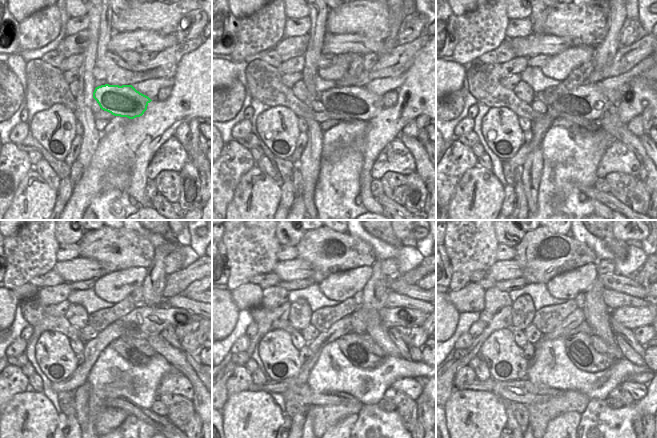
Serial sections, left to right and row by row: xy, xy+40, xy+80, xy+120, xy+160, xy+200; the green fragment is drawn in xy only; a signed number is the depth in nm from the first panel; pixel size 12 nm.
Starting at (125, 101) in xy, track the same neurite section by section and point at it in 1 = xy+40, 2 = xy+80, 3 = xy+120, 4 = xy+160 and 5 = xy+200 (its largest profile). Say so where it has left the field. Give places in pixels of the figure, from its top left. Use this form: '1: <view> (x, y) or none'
1: xy+40 (355, 102)
2: xy+80 (589, 101)
3: xy+120 (143, 322)
4: xy+160 (403, 317)
5: xy+200 (630, 317)

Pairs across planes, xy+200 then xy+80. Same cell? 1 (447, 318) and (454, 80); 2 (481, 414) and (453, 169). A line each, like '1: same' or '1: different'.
1: same
2: different

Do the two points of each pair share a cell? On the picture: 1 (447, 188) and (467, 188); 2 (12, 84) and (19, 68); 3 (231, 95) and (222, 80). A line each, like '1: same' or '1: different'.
1: different
2: different
3: different

